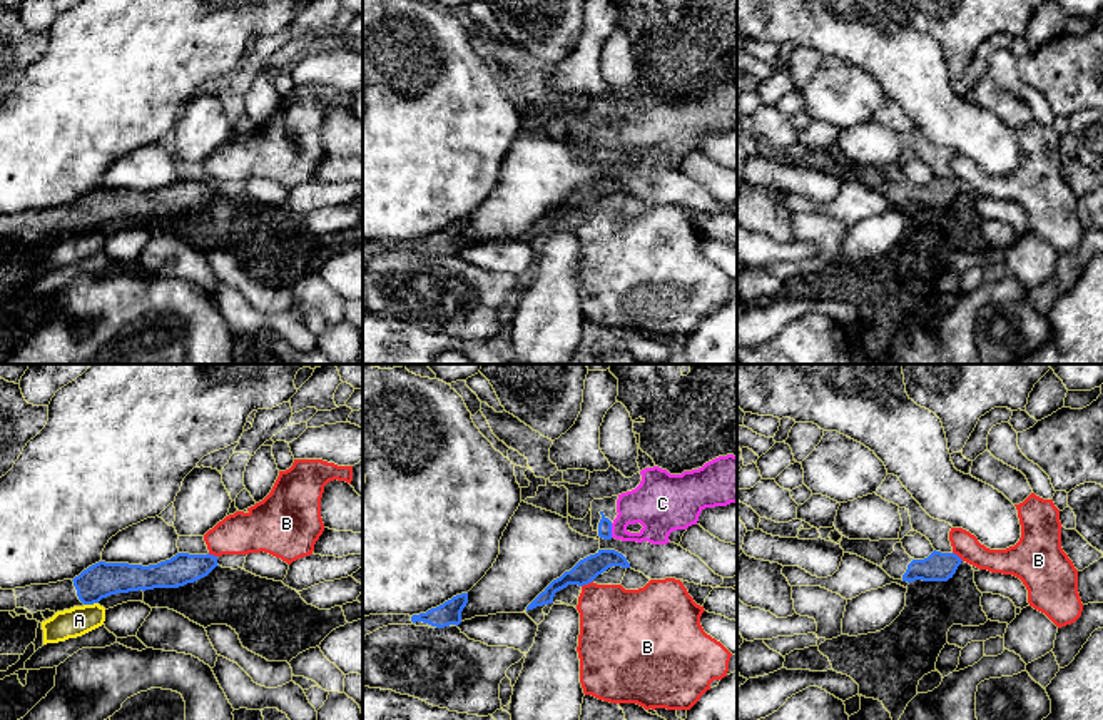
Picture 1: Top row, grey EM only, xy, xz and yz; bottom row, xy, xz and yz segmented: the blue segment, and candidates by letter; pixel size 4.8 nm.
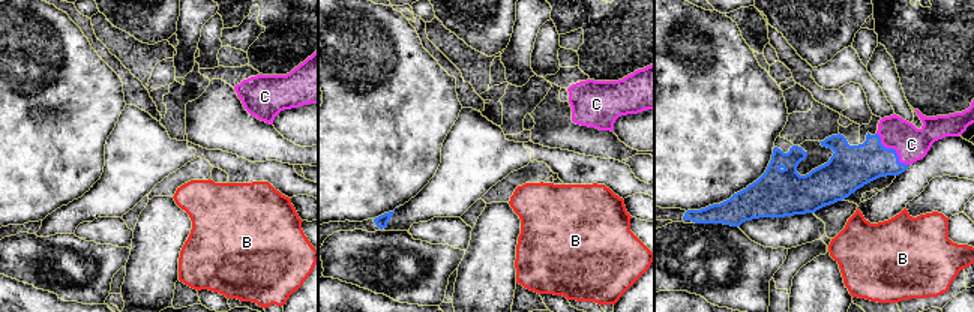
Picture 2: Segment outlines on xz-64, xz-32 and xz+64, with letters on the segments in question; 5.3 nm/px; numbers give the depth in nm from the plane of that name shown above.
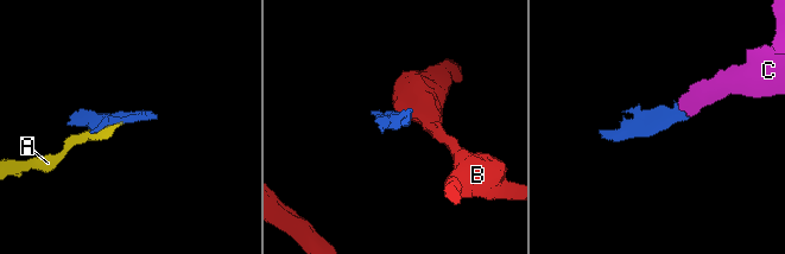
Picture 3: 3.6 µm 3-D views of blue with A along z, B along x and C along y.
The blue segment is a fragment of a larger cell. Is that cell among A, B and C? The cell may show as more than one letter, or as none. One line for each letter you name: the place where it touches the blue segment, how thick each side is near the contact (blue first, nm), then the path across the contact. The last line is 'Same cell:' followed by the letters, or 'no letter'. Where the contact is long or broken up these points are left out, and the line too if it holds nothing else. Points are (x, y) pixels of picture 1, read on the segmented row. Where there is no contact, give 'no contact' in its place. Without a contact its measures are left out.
C: xz (610, 530) | 60/240 nm | across xz (605, 525), (610, 530), (635, 507), (654, 503)
Same cell: C

